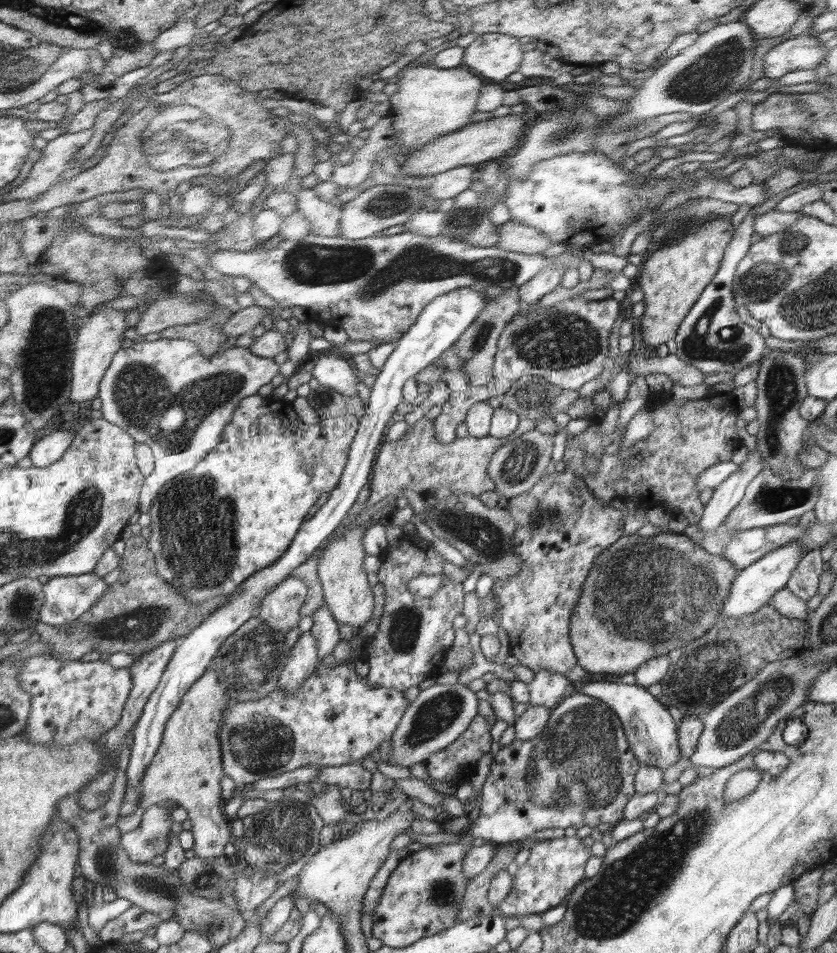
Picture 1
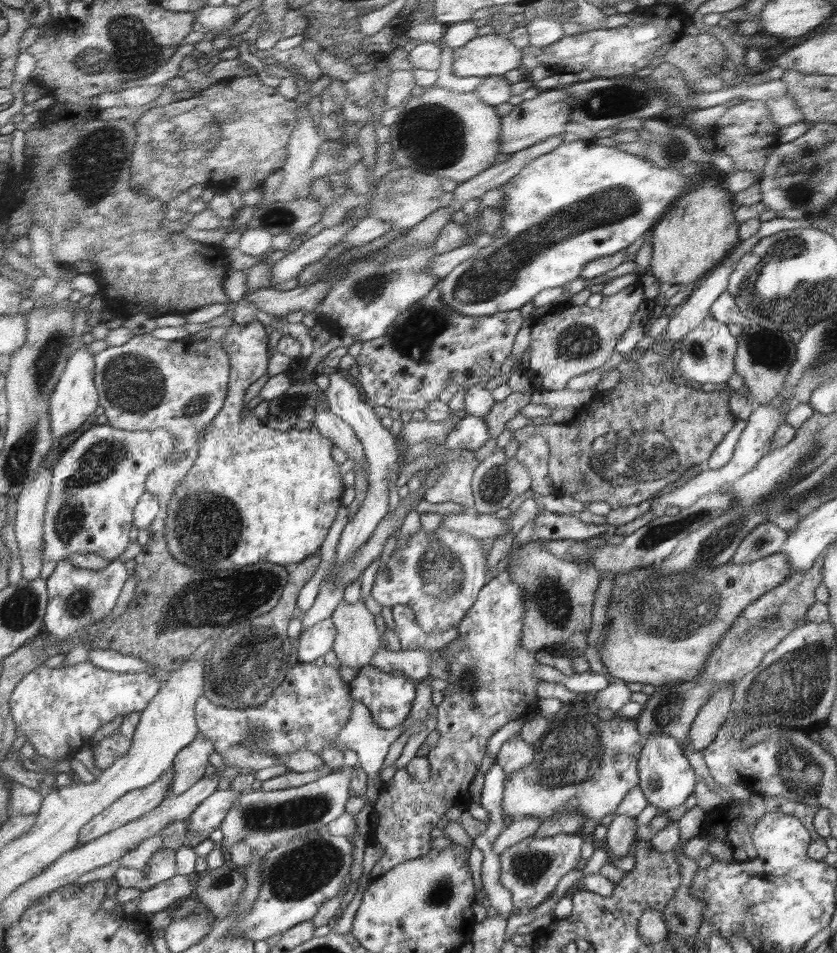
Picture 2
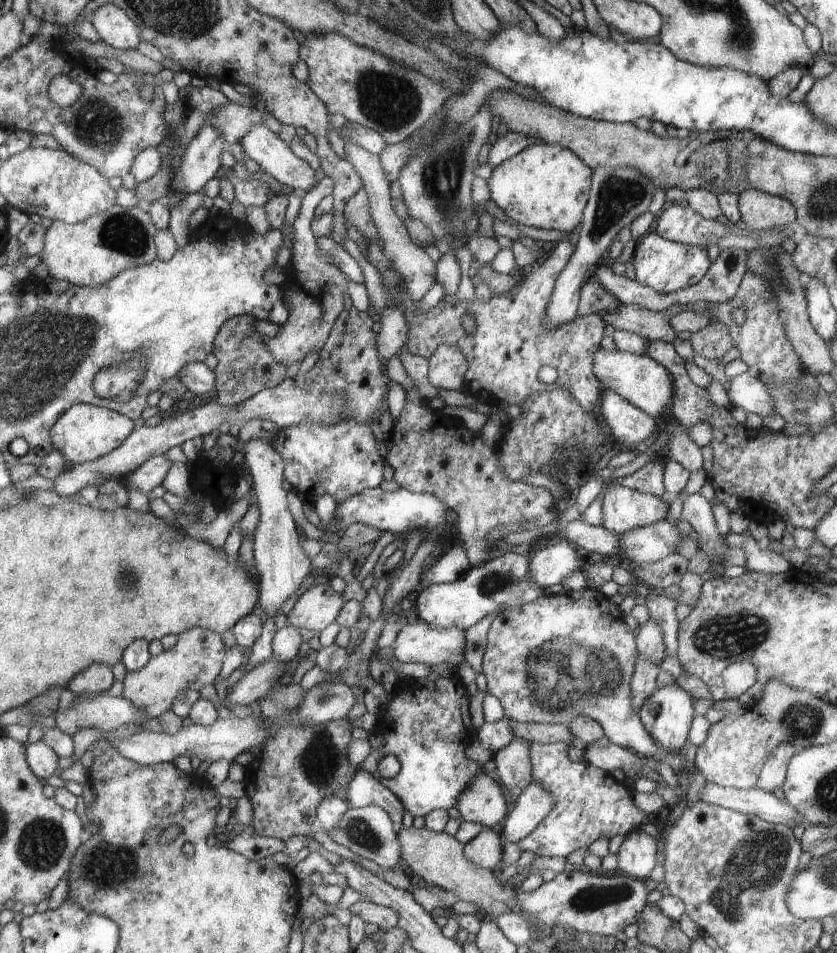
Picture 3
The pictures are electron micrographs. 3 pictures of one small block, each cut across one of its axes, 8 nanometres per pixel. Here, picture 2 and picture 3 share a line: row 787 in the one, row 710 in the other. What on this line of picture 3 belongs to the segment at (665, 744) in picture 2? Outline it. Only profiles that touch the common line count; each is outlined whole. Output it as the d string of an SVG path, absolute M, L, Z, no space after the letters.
M668 684L667 686L660 686L654 690L654 694L650 698L644 700L642 708L640 708L640 718L642 726L646 727L650 736L666 750L681 750L684 744L688 742L688 730L690 724L694 720L694 700L690 700L690 694L684 692L680 686L676 684Z

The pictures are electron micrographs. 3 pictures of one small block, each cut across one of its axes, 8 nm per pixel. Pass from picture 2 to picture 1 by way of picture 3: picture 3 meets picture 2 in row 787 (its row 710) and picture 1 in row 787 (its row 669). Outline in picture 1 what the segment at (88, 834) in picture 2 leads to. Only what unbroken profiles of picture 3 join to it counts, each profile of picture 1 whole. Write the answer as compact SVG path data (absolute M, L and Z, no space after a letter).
M210 663L207 671L184 694L177 710L166 722L163 740L150 767L140 780L140 804L142 810L167 800L177 802L186 809L192 823L195 856L198 858L220 858L224 847L232 840L230 822L224 818L220 804L222 796L220 780L225 776L223 750L219 733L223 726L225 711L230 706L231 696L220 682L216 663Z

